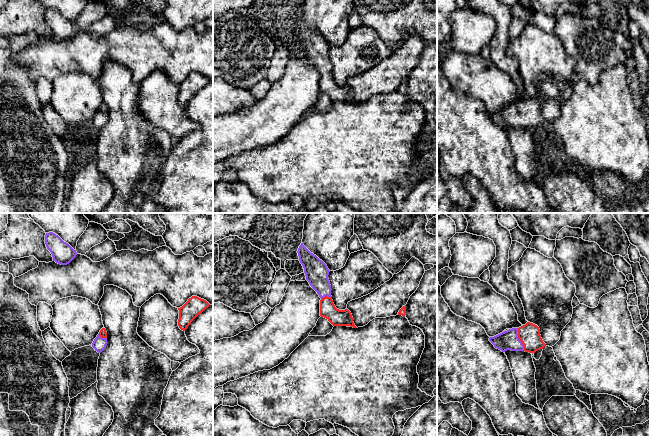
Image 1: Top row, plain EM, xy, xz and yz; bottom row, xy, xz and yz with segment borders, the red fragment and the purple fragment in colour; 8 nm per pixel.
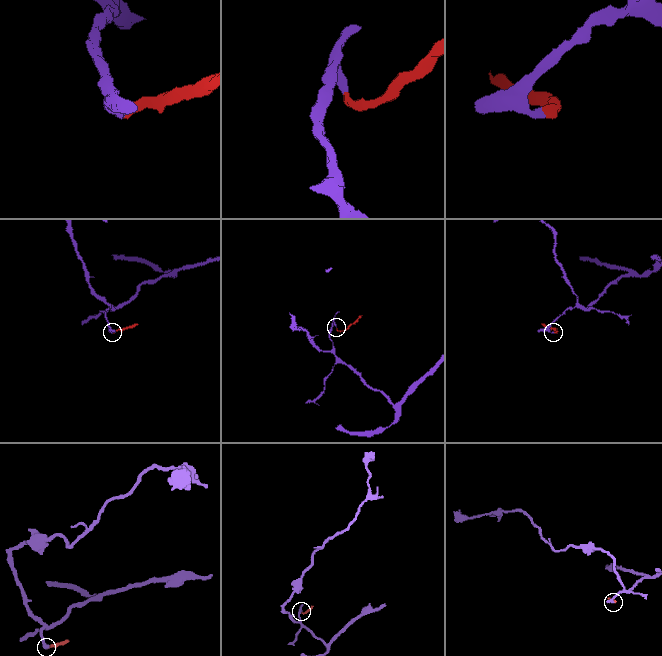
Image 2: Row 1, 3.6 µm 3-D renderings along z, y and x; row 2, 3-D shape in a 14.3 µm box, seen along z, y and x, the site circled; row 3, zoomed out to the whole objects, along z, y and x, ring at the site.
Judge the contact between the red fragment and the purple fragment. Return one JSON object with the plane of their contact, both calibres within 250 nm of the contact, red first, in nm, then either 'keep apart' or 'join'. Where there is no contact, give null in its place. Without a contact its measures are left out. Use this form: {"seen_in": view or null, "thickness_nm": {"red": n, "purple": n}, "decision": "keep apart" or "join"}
{"seen_in": "yz", "thickness_nm": {"red": 180, "purple": 160}, "decision": "join"}

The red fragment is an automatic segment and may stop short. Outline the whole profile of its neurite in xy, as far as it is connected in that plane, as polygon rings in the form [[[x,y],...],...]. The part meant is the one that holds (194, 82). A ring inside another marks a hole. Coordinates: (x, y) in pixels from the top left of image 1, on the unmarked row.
[[[192,72],[179,86],[178,102],[185,107],[191,98],[201,90],[210,80],[197,72]]]

